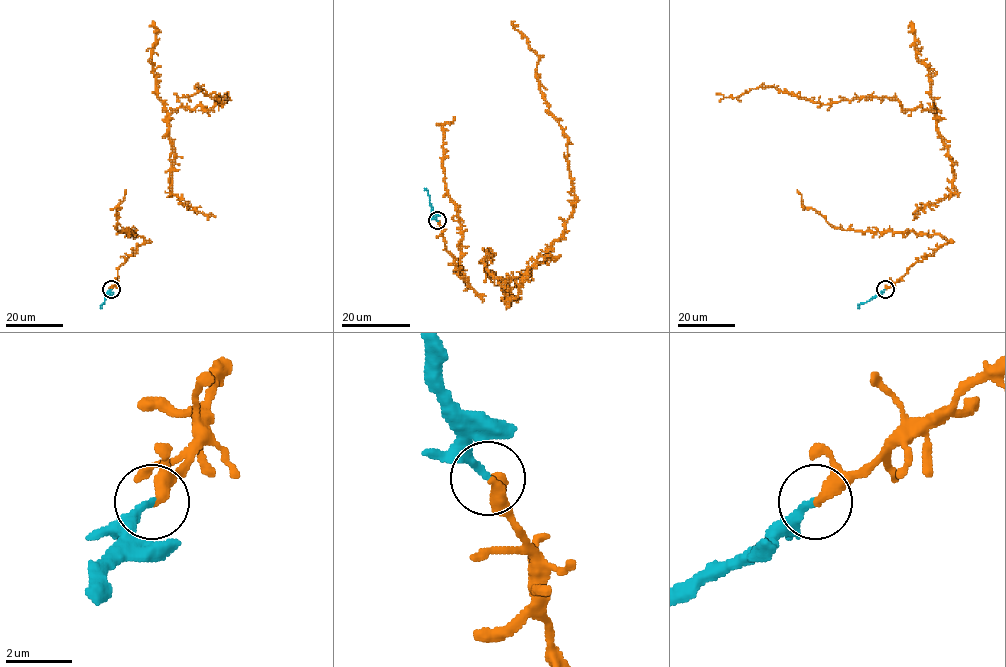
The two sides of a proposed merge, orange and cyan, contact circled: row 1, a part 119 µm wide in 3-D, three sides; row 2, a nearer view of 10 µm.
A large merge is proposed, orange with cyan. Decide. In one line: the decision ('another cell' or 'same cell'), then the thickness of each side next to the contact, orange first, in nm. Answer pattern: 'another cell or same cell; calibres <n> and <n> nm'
same cell; calibres 360 and 240 nm

